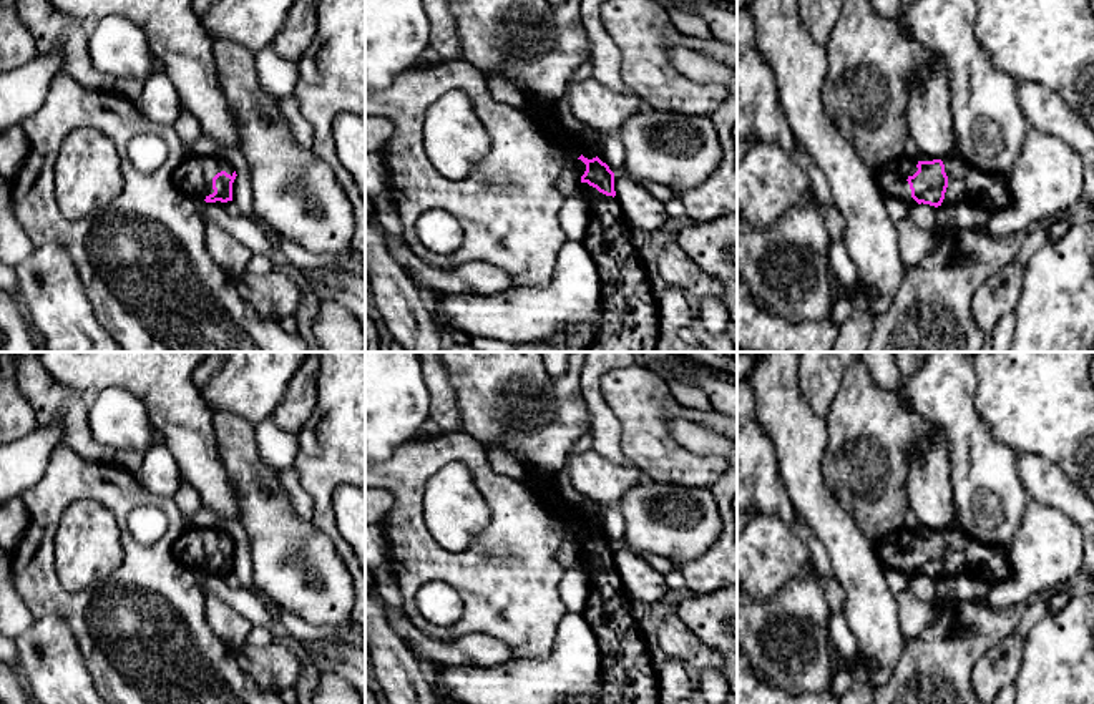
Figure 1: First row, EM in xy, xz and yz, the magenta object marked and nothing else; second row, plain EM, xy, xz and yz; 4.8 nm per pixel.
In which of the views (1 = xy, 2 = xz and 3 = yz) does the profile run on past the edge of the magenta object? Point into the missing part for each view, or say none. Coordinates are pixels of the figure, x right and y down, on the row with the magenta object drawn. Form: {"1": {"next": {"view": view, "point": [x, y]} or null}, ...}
{"1": {"next": {"view": "xy", "point": [195, 175]}}, "2": {"next": {"view": "xz", "point": [630, 321]}}, "3": {"next": {"view": "yz", "point": [892, 180]}}}

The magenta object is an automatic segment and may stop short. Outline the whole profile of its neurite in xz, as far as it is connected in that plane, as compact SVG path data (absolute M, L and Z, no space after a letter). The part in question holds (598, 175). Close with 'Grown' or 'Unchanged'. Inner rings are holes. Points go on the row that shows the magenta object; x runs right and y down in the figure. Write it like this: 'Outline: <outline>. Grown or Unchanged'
Outline: M530 98L546 123L538 128L558 146L579 148L586 171L579 189L593 204L583 242L588 246L601 277L601 314L598 332L588 352L656 352L661 334L659 307L646 271L646 252L631 241L628 221L614 191L614 173L594 148L561 130L553 105Z. Grown

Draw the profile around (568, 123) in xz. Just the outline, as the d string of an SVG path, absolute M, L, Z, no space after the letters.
M564 96L553 103L553 110L561 130L576 136L581 143L589 144L596 151L598 158L606 163L604 136L579 123L573 116L569 101Z

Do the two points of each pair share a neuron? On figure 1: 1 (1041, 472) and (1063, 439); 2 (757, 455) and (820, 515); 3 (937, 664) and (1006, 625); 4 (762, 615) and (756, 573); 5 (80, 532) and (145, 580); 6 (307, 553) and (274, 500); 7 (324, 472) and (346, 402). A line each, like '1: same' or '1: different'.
1: different
2: different
3: same
4: different
5: different
6: same
7: same

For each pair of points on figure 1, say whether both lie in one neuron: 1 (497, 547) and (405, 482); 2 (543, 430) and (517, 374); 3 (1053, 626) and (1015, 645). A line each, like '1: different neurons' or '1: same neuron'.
1: same neuron
2: same neuron
3: different neurons

